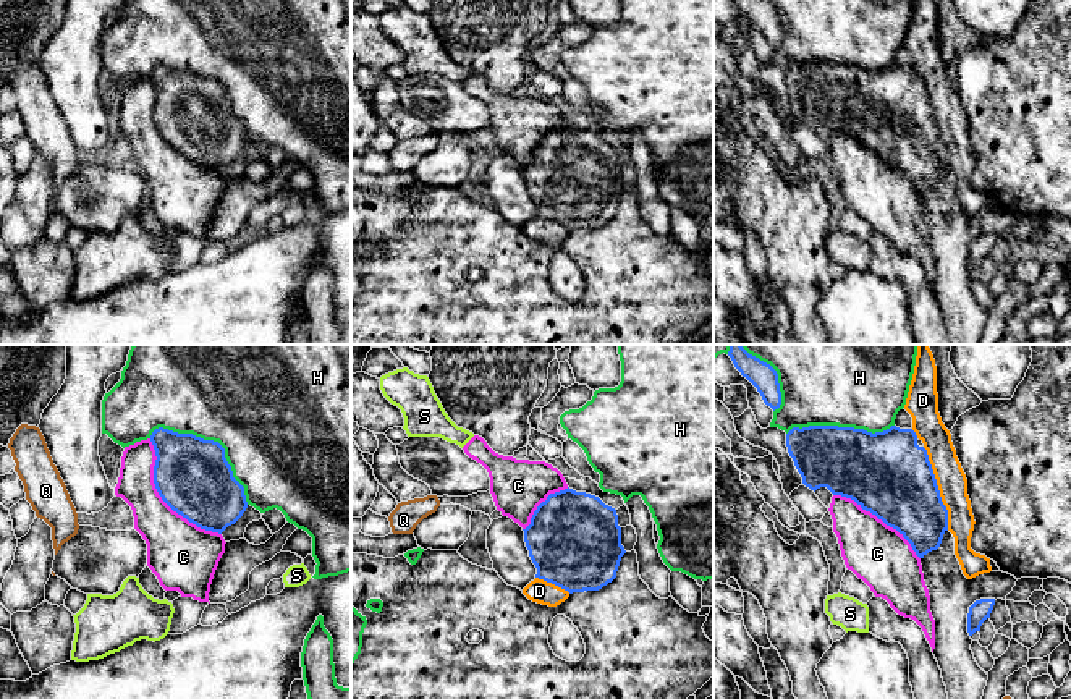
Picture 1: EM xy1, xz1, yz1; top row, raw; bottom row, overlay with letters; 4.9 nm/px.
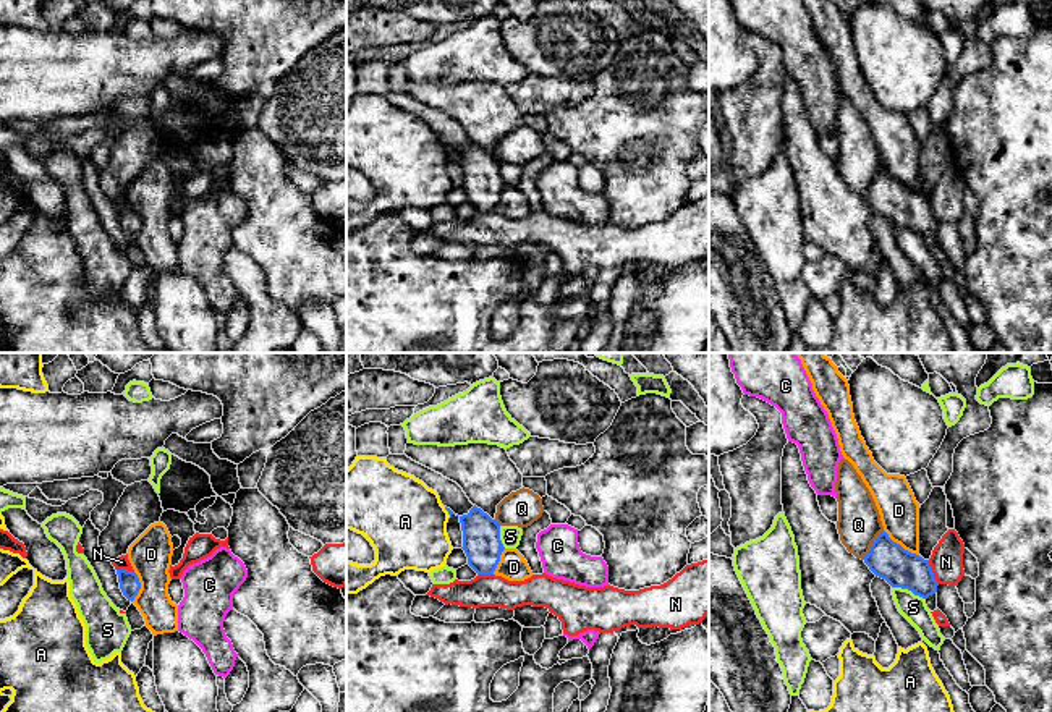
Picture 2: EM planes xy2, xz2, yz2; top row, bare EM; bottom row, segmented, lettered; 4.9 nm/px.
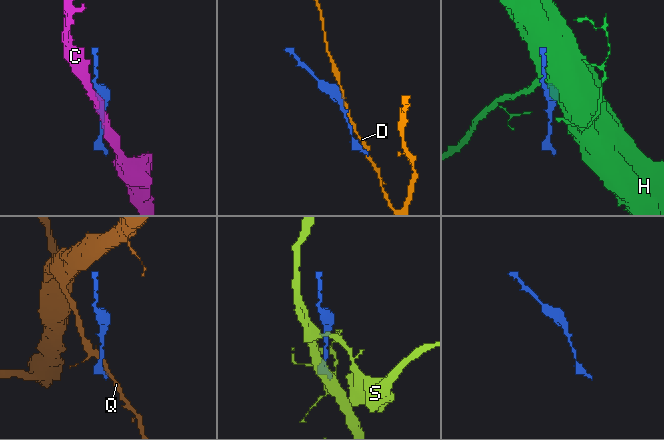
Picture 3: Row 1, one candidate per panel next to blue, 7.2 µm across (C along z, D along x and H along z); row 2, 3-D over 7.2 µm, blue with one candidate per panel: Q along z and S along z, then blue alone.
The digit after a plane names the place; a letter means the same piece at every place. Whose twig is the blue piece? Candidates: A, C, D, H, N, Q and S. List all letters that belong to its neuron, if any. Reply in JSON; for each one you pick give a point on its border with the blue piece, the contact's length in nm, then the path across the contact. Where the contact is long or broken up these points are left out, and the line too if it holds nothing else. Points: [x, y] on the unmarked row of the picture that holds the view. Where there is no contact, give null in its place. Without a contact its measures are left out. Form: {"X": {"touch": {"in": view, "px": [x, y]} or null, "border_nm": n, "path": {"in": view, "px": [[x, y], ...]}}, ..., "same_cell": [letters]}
{"same_cell": []}

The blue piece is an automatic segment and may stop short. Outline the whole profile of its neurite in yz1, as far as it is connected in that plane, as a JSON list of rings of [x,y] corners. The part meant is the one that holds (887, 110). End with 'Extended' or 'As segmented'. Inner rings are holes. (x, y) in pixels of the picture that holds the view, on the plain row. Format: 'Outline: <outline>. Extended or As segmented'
Outline: [[[838,63],[793,65],[786,71],[786,84],[802,121],[811,128],[827,125],[833,133],[854,138],[896,167],[919,196],[940,184],[948,168],[948,147],[942,139],[927,87],[917,83],[912,66],[891,63],[872,71]]]. As segmented

